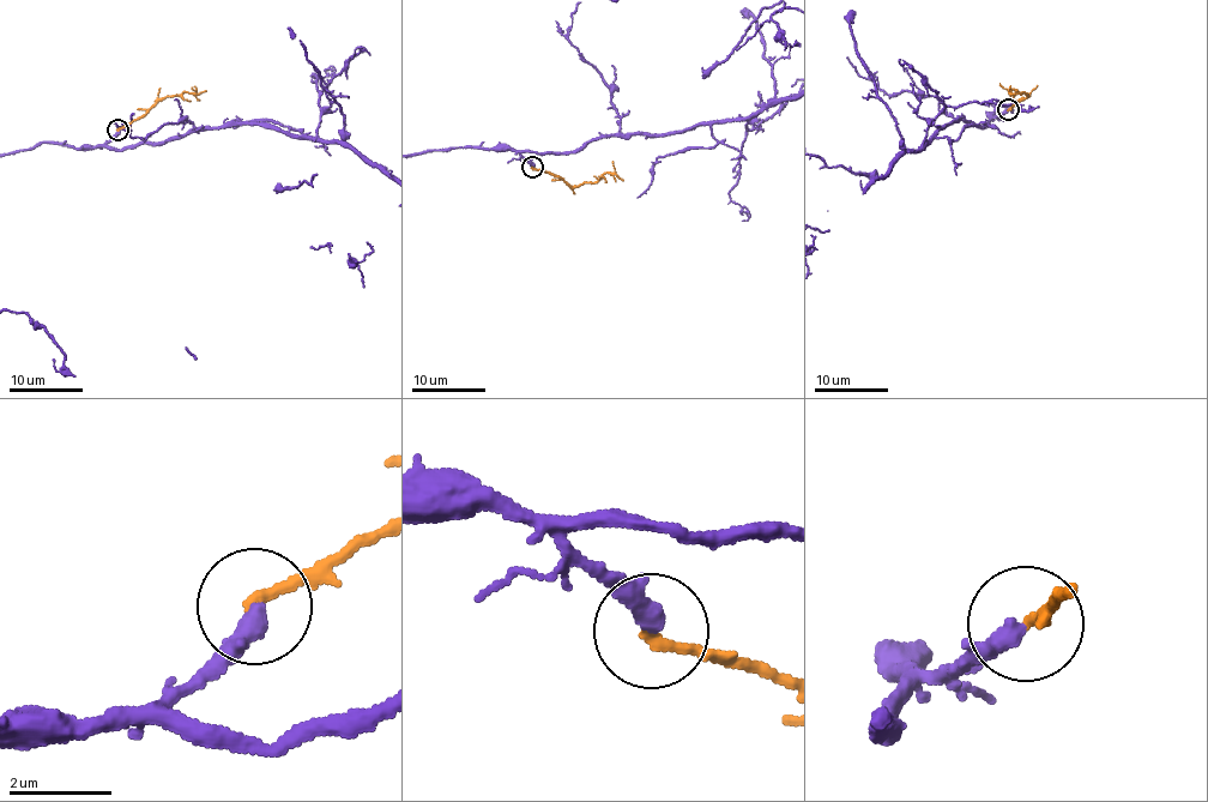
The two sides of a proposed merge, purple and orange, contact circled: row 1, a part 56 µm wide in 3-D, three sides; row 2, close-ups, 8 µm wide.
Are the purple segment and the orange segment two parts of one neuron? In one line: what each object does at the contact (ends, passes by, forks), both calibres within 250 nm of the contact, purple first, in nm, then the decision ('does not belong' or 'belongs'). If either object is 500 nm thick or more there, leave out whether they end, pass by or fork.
purple ends | orange ends | 400/240 nm | belongs

